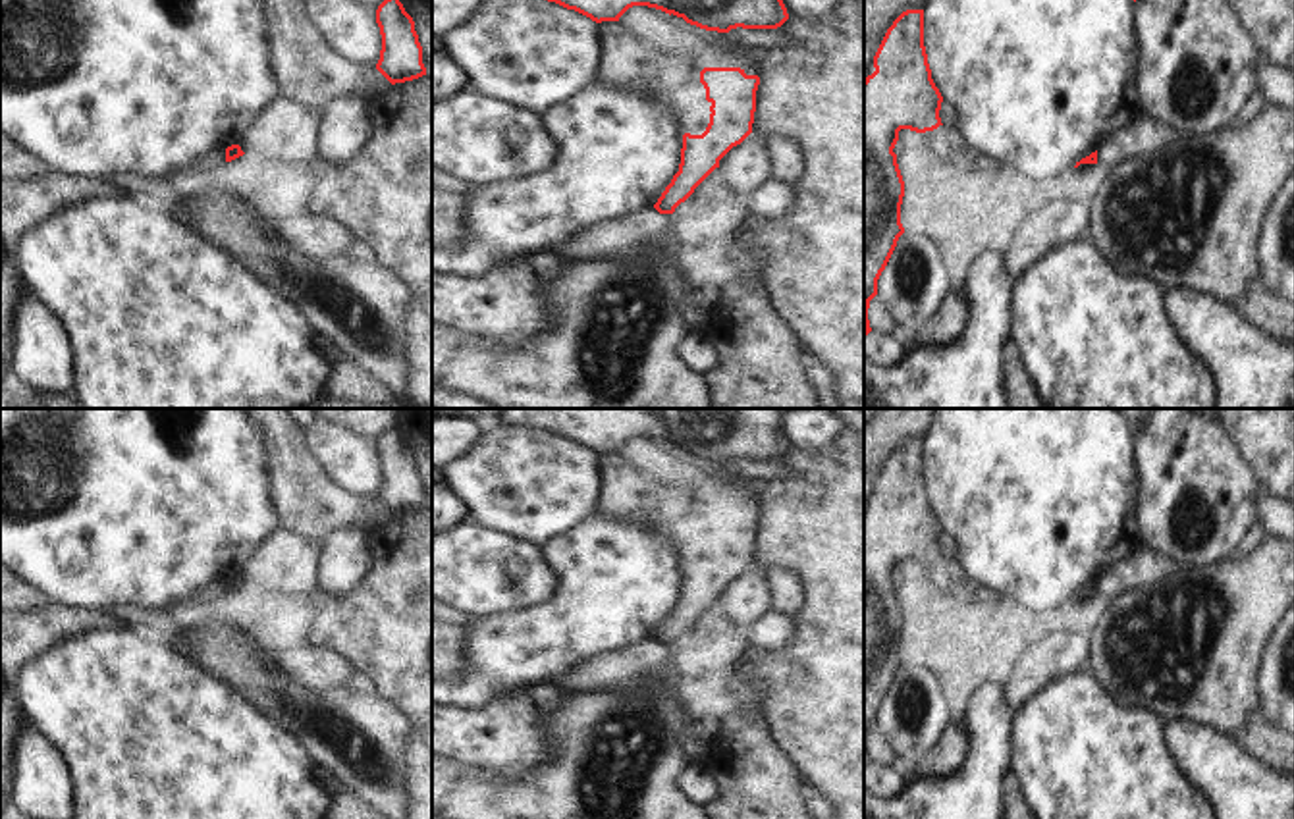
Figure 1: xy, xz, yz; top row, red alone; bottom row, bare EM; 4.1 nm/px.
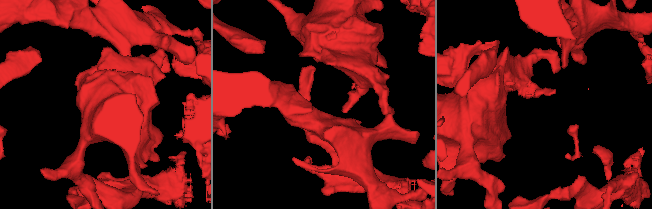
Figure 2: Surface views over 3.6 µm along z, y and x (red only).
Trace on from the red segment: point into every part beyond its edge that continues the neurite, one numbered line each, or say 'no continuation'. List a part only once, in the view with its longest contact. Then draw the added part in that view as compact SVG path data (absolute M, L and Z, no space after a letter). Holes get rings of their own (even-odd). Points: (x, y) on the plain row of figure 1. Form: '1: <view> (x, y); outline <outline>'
no continuation

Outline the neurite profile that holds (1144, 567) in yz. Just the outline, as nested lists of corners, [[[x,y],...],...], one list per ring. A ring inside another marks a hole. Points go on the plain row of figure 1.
[[[1138,545],[1097,580],[1097,594],[1115,599],[1138,588],[1149,588],[1176,574],[1178,563],[1147,545]]]

